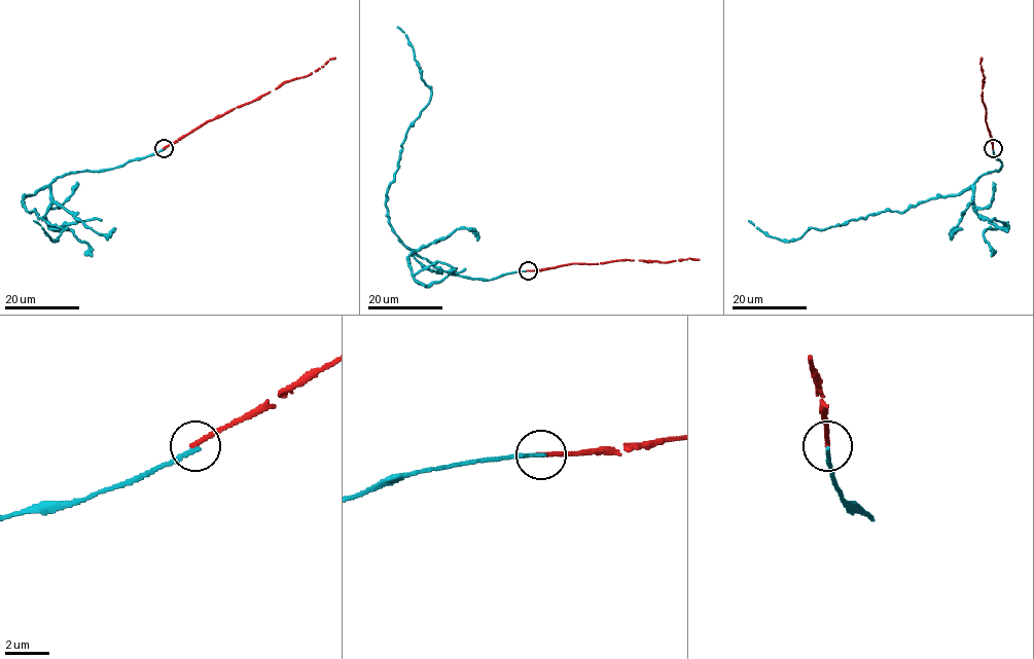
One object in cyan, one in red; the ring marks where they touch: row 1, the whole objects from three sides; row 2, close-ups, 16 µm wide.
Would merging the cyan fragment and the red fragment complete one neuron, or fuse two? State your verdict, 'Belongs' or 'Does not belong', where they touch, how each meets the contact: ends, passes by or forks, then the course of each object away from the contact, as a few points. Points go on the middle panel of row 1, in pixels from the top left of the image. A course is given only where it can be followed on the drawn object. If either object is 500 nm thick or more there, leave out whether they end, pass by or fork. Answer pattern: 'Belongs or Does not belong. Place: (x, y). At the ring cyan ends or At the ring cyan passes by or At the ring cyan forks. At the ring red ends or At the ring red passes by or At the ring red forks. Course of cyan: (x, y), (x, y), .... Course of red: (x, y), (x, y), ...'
Does not belong. Place: (528, 270). At the ring cyan ends. At the ring red ends. Course of cyan: (527, 270), (488, 280), (451, 275), (395, 233), (387, 187), (406, 131), (431, 94), (396, 27). Course of red: (527, 270), (626, 259), (660, 262), (699, 259)

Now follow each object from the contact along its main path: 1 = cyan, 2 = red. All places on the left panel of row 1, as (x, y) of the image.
1: (164, 148), (106, 170), (70, 172), (26, 196), (22, 200), (30, 212), (68, 228), (56, 241), (33, 220)
2: (164, 148), (209, 120), (258, 99), (284, 82), (308, 76), (335, 58)

